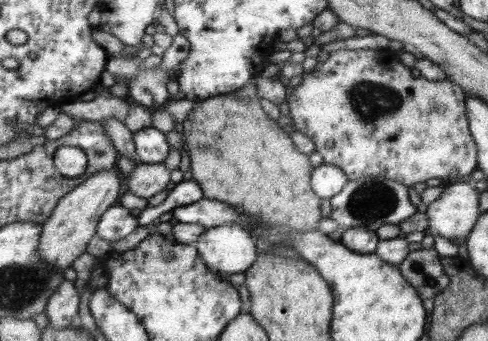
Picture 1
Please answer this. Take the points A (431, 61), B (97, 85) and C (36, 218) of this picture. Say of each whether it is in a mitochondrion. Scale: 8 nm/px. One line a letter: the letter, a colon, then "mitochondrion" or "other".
A: other
B: other
C: other

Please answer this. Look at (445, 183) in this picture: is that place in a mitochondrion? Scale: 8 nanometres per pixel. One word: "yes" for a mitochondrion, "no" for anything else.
no

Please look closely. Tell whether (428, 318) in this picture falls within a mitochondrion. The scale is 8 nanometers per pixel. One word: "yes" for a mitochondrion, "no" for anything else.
no

